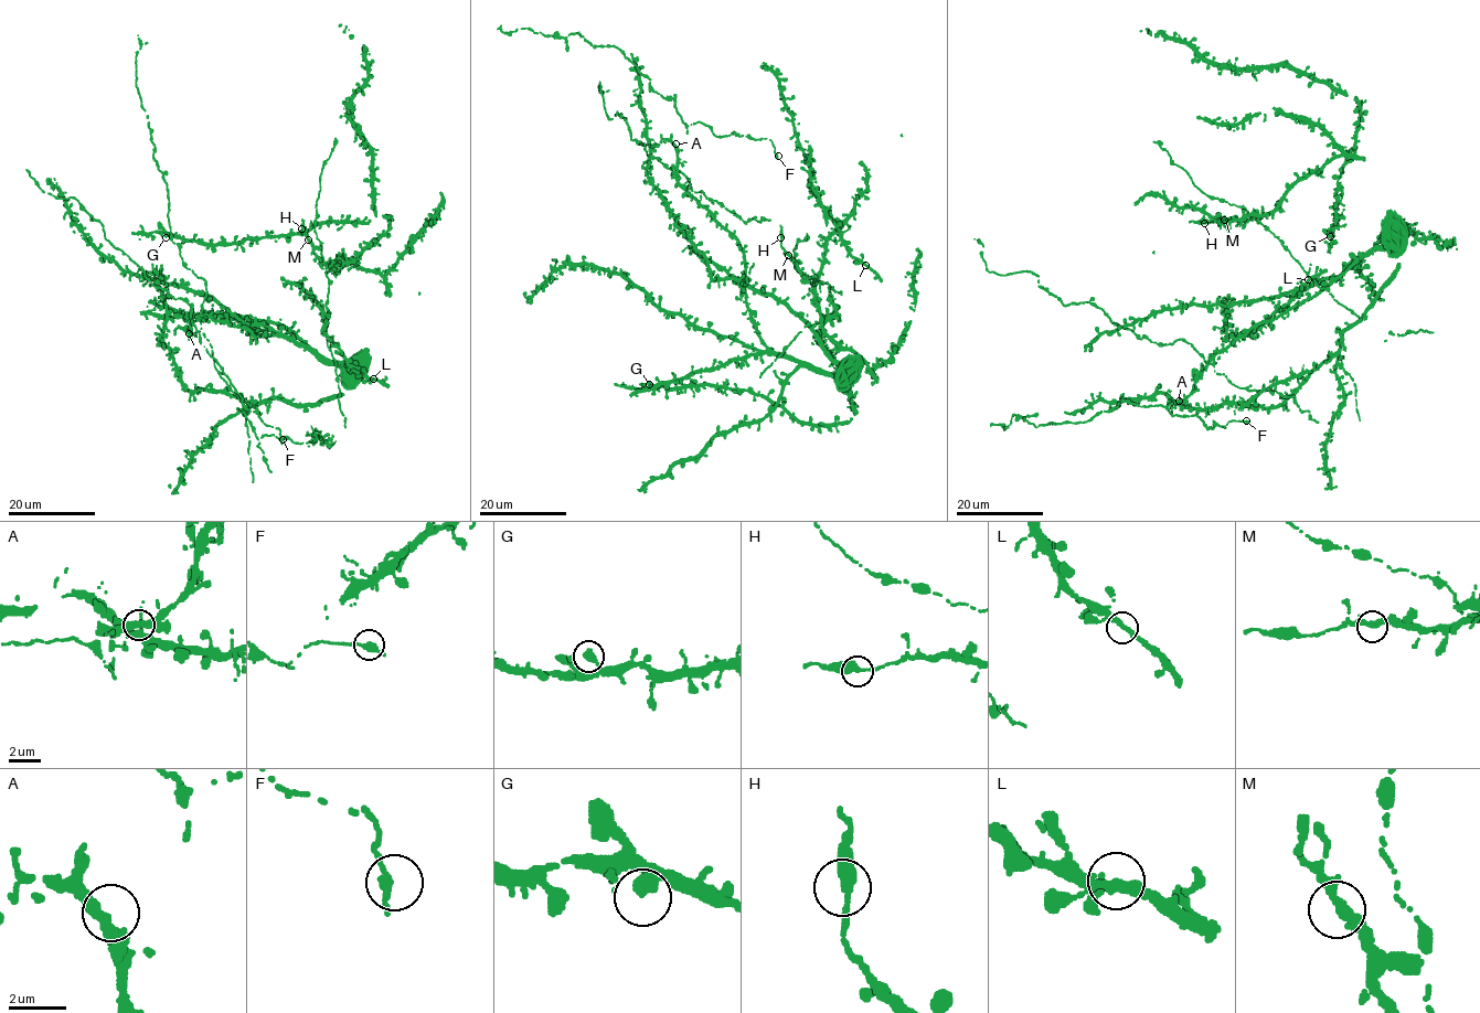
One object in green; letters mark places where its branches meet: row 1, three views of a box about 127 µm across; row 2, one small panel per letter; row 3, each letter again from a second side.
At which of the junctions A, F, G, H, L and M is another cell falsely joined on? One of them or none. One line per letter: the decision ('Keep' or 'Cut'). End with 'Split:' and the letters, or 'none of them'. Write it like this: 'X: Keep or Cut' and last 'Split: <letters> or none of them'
A: Keep
F: Keep
G: Keep
H: Keep
L: Keep
M: Keep
Split: none of them

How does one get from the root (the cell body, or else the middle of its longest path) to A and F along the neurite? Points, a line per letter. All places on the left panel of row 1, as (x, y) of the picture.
A: (287, 401), (338, 397), (347, 388), (342, 370), (291, 340), (254, 337), (210, 315), (191, 318), (189, 333)
F: (287, 401), (188, 390), (160, 341), (159, 273), (149, 278), (185, 299), (200, 342), (245, 407), (283, 439)

